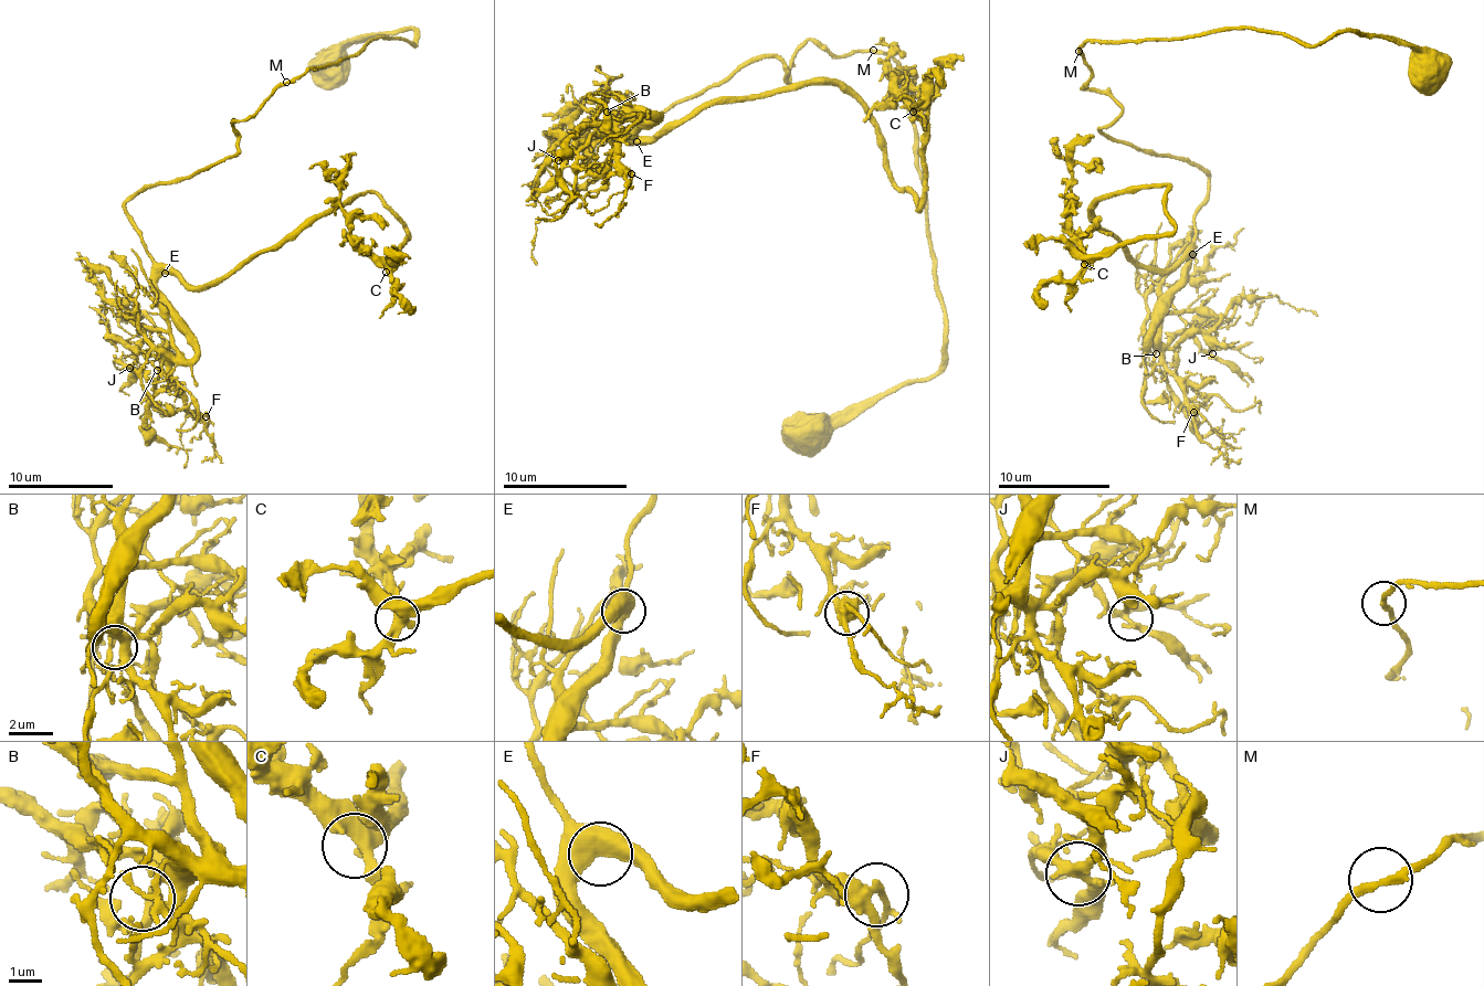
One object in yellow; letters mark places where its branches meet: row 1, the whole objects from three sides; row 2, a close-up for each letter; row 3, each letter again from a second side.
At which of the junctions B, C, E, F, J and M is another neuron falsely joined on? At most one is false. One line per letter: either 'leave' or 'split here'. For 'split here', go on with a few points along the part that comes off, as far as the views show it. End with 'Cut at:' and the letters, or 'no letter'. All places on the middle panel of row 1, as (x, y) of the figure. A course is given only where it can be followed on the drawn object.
B: leave
C: leave
E: leave
F: leave
J: leave
M: leave
Cut at: no letter

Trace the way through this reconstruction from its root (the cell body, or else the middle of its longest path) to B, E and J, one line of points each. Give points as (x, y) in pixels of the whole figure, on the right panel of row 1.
B: (1427, 74), (1413, 48), (1353, 31), (1085, 41), (1081, 88), (1121, 109), (1104, 134), (1208, 178), (1156, 353)
E: (1427, 74), (1413, 48), (1353, 31), (1085, 41), (1081, 88), (1121, 109), (1104, 134), (1207, 172), (1192, 254)
J: (1427, 74), (1353, 31), (1085, 41), (1081, 88), (1121, 109), (1104, 134), (1207, 172), (1155, 338), (1212, 353)

